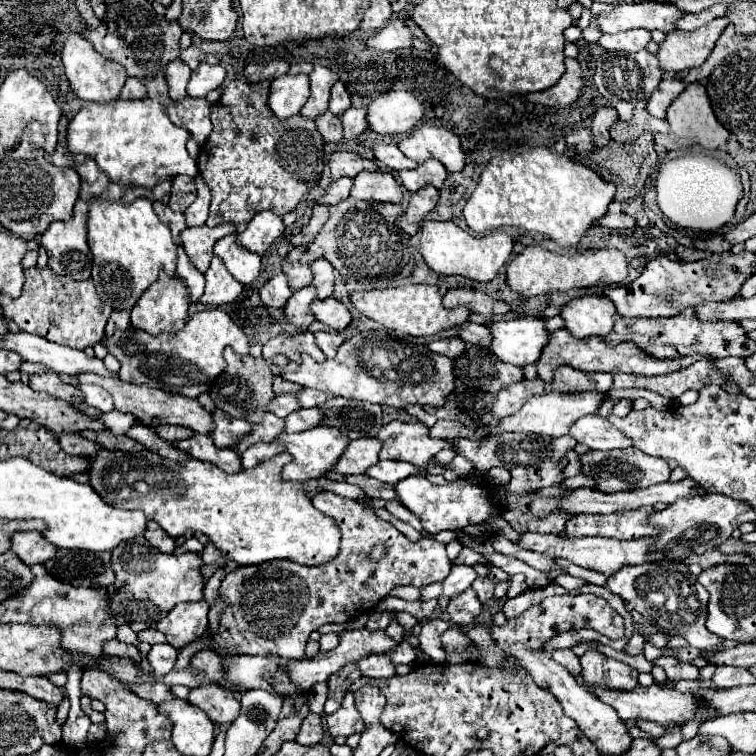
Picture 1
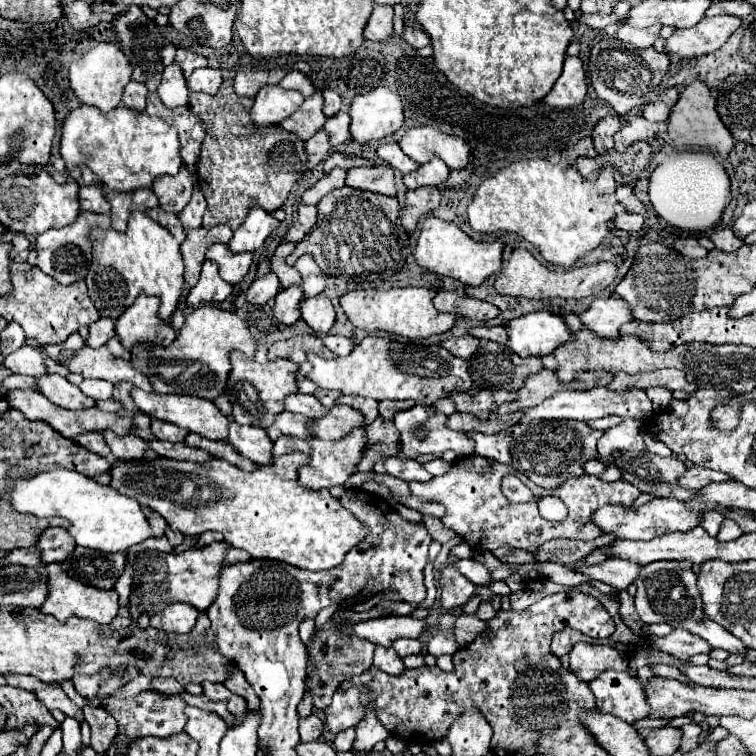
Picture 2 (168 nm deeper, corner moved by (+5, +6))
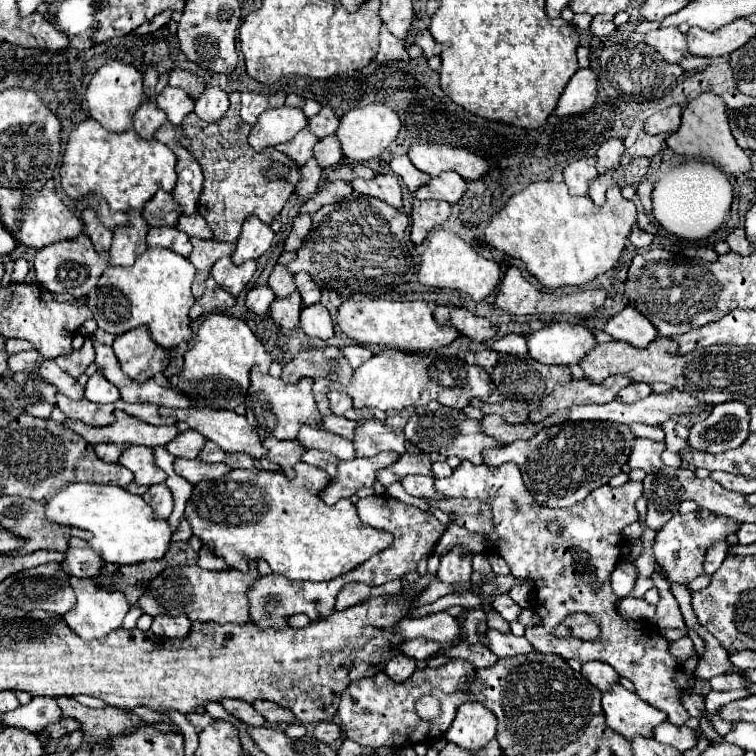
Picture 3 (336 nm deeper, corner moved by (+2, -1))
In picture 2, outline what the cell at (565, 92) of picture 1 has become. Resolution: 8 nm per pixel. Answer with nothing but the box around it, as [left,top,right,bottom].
[545,56,587,108]

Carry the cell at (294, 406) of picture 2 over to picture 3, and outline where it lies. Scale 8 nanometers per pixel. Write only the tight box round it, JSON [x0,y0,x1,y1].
[320,415,356,439]

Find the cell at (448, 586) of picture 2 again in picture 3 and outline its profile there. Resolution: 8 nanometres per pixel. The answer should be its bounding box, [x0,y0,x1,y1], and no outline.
[438,547,472,585]

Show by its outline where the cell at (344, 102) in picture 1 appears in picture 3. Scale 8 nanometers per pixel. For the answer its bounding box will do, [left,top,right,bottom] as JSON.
[308,107,340,139]

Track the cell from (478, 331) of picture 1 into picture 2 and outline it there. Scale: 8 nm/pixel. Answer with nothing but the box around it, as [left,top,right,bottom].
[469,326,507,344]

